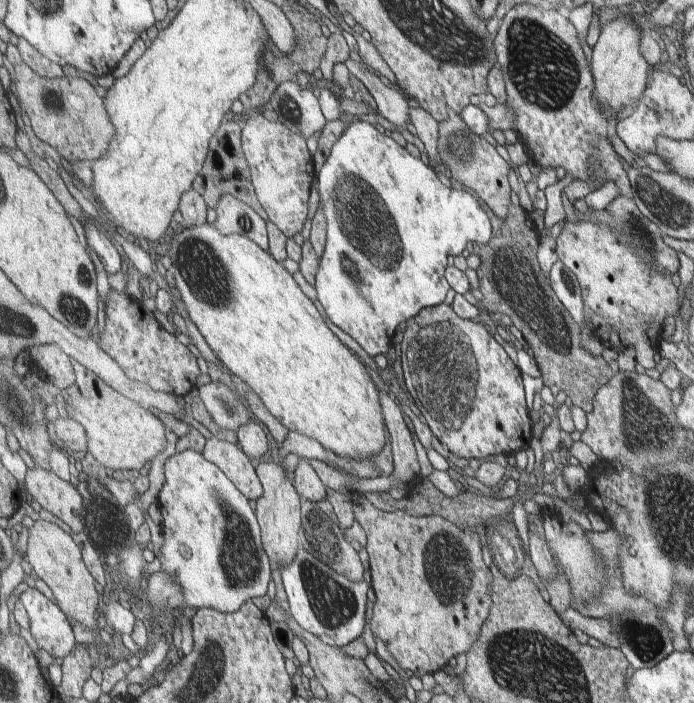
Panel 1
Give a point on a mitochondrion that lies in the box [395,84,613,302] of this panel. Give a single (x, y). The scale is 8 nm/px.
(466, 150)

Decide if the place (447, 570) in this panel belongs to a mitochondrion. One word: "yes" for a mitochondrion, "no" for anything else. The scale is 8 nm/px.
yes

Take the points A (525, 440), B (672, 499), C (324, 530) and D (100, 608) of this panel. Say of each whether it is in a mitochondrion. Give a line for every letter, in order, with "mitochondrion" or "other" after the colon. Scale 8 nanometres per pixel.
A: other
B: mitochondrion
C: other
D: other

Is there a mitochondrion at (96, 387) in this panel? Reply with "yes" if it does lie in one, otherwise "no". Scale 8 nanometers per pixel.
no

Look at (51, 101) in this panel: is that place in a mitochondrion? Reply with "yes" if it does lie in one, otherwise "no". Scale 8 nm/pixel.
yes

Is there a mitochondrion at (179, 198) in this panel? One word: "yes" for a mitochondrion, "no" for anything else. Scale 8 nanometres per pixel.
no

